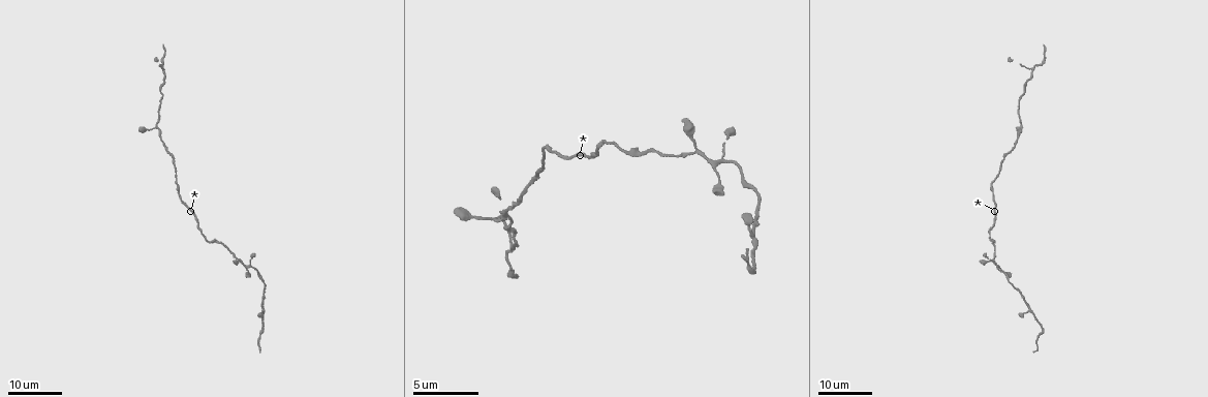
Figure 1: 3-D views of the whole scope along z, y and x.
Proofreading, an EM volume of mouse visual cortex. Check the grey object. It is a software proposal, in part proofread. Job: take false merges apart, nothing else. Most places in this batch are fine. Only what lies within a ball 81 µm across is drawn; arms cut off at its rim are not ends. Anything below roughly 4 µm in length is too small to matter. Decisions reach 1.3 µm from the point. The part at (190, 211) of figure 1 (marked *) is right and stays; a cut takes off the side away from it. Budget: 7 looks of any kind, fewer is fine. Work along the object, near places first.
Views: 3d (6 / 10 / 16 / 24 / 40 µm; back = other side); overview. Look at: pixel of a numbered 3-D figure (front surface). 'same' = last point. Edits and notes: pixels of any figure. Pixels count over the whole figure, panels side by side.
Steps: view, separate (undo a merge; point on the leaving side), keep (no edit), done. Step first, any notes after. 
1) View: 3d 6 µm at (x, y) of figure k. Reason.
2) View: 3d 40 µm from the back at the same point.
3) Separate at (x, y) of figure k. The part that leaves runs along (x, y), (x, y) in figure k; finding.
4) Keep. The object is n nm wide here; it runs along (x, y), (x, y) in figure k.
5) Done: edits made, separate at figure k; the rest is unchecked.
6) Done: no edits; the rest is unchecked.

View: 3d 16 µm at (202, 231) of figure 1. Sudden change in width.

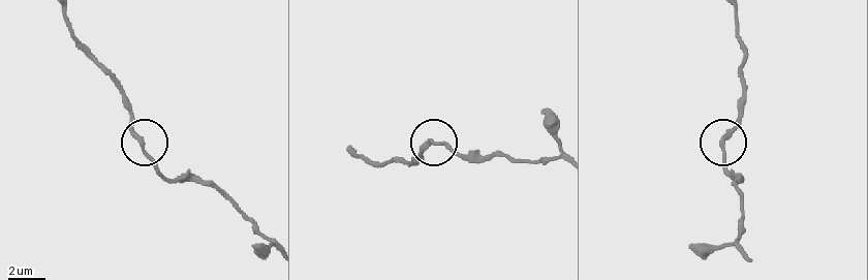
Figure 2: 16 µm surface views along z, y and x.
View: 3d 10 µm at (139, 140) of figure 2. Closer look.

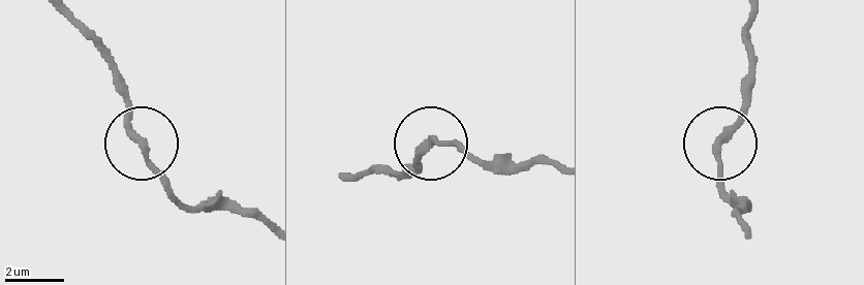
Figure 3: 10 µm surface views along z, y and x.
Keep. It runs along (91, 38), (145, 162), (175, 196) in figure 3; continuous, no second cell.

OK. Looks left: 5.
View: 3d 16 µm at (247, 269) of figure 1. Four arms meet.

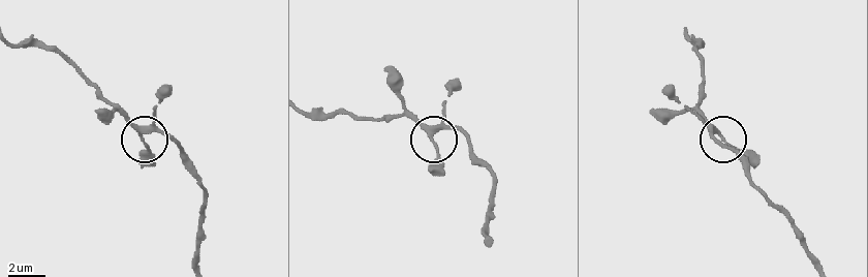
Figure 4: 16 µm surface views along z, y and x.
View: 3d 6 µm at (720, 132) of figure 4.

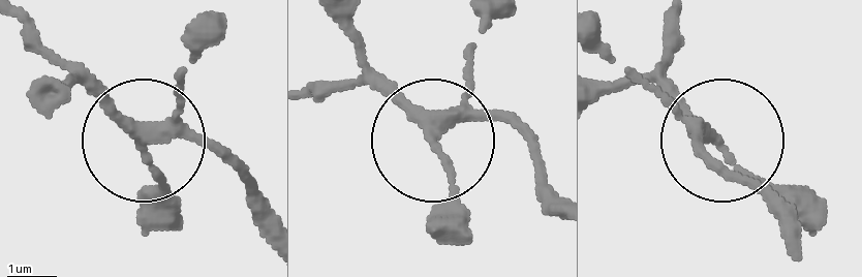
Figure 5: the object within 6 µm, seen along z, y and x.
Keep. The object is 250 nm wide here; it runs along (306, 91), (393, 103), (450, 165), (454, 223) in figure 5; all the same cell.

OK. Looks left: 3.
View: 3d 24 µm at (514, 249) of figure 1. Three arms meet.

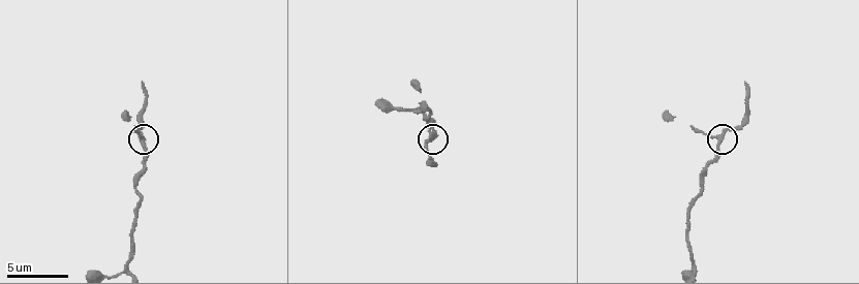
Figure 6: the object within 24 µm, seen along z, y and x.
View: 3d 6 µm at (143, 137) of figure 6.

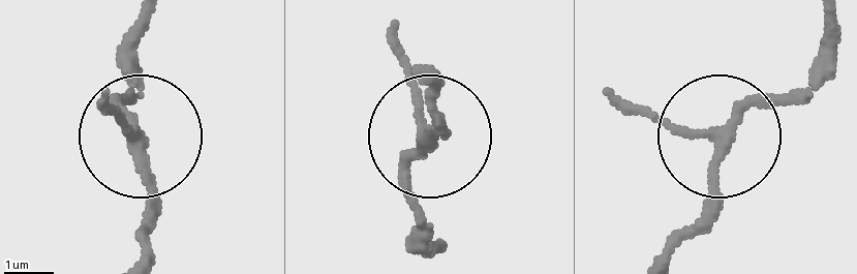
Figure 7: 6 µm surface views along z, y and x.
Keep. 3 arms meet here; it runs along (141, 253), (145, 143), (109, 105) in figure 7; continuous, no second cell.

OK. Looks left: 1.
View: 3d 10 µm at (134, 189) of figure 6. Sudden change in width.

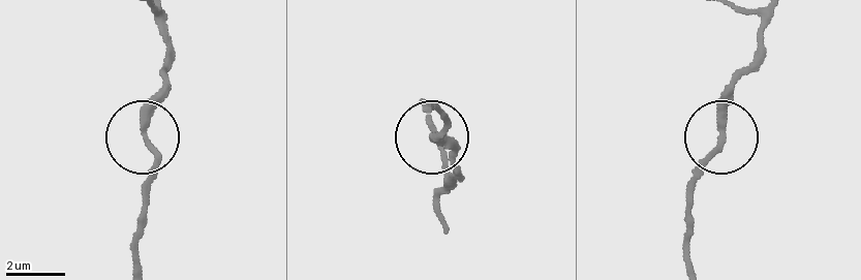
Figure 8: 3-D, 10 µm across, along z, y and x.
Keep. It runs along (689, 261), (689, 187), (716, 143), (719, 105), (734, 71) in figure 8; all the same cell.

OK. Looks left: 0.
Done: no edits; the rest is unchecked.

